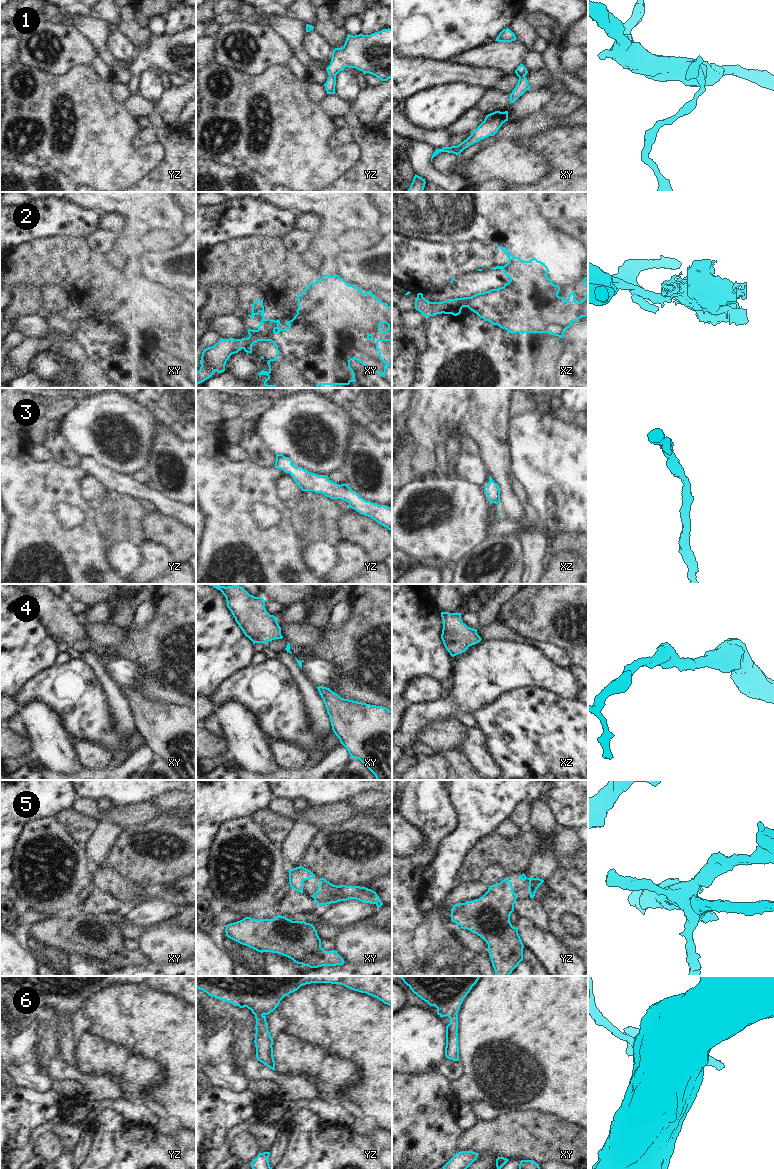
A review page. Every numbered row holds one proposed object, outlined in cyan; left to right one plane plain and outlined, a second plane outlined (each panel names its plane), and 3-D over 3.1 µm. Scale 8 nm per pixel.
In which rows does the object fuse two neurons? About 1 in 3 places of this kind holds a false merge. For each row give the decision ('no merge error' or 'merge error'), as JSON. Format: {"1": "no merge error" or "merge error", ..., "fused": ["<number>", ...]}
{"1": "no merge error", "2": "merge error", "3": "no merge error", "4": "no merge error", "5": "no merge error", "6": "no merge error", "fused": ["2"]}

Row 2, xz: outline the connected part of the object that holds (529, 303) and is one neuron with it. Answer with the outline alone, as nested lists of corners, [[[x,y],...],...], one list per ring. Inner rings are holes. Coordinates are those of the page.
[[[498,245],[496,246],[500,247],[505,252],[509,261],[504,266],[496,266],[492,267],[491,269],[501,269],[504,274],[510,278],[510,281],[503,287],[491,289],[483,293],[477,293],[471,297],[447,299],[442,301],[442,303],[446,305],[446,309],[443,312],[444,314],[452,314],[457,316],[461,313],[463,307],[468,307],[480,318],[507,330],[511,334],[551,333],[560,338],[563,338],[565,330],[572,326],[573,321],[578,321],[581,317],[588,317],[588,276],[583,279],[583,283],[587,287],[587,292],[584,299],[580,302],[576,302],[575,293],[573,291],[568,295],[568,300],[565,301],[563,297],[558,296],[560,287],[558,285],[554,285],[552,280],[547,277],[549,269],[545,263],[538,261],[535,257],[529,261],[523,261],[519,257],[513,256],[507,248]]]

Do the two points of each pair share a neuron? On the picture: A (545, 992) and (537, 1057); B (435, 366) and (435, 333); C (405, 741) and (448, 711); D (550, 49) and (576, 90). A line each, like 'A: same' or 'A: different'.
A: same
B: same
C: same
D: same

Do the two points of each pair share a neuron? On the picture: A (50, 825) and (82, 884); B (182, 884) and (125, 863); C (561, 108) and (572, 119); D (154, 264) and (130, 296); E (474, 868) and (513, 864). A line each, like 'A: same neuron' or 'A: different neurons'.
A: same neuron
B: different neurons
C: different neurons
D: different neurons
E: same neuron

